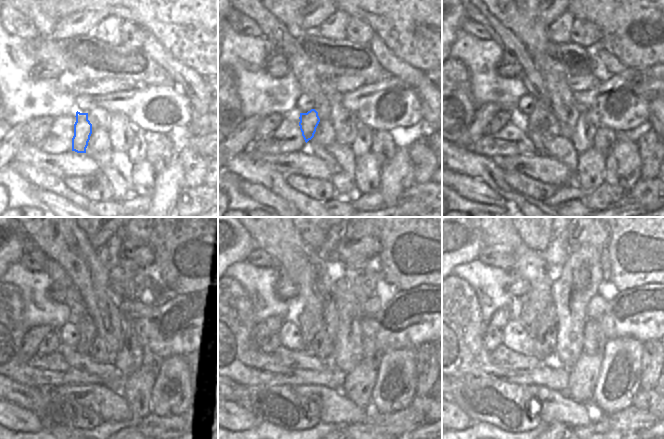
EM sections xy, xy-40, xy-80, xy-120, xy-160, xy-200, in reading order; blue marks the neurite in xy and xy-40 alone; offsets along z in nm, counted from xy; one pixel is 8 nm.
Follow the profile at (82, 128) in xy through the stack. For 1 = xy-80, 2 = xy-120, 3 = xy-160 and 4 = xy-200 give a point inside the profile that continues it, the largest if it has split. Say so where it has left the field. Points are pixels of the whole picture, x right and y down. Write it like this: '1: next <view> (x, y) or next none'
1: next xy-80 (534, 119)
2: next xy-120 (87, 330)
3: next xy-160 (309, 325)
4: next xy-200 (529, 317)

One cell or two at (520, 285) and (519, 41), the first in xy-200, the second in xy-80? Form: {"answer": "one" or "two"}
{"answer": "two"}

